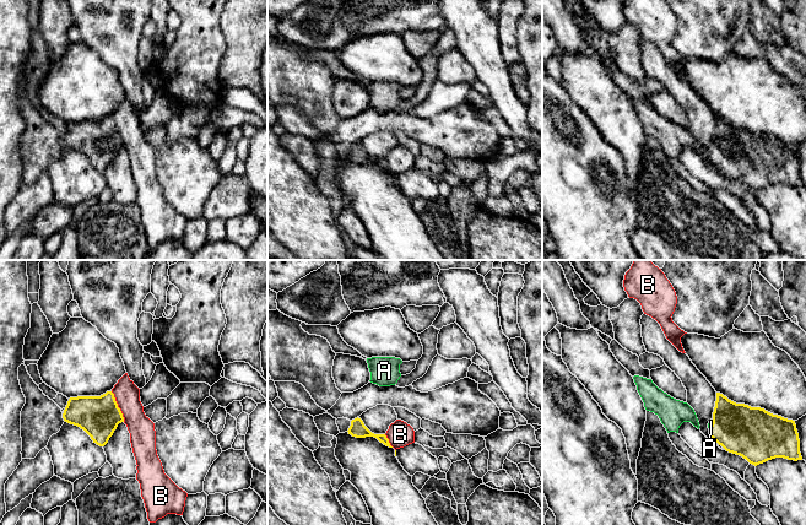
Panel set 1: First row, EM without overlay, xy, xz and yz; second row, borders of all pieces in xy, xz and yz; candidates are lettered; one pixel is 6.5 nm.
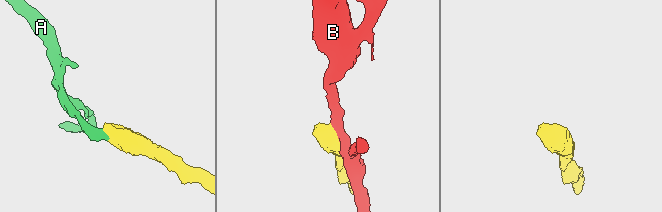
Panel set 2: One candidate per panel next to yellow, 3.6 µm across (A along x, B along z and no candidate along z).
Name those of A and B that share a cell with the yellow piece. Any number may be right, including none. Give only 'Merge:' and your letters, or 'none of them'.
Merge: A

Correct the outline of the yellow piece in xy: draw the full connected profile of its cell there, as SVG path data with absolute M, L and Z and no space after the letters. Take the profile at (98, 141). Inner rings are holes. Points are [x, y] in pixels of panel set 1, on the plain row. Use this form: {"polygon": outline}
{"polygon": "M114 119L70 123L64 135L65 147L83 155L99 172L104 172L118 150L124 147Z"}

